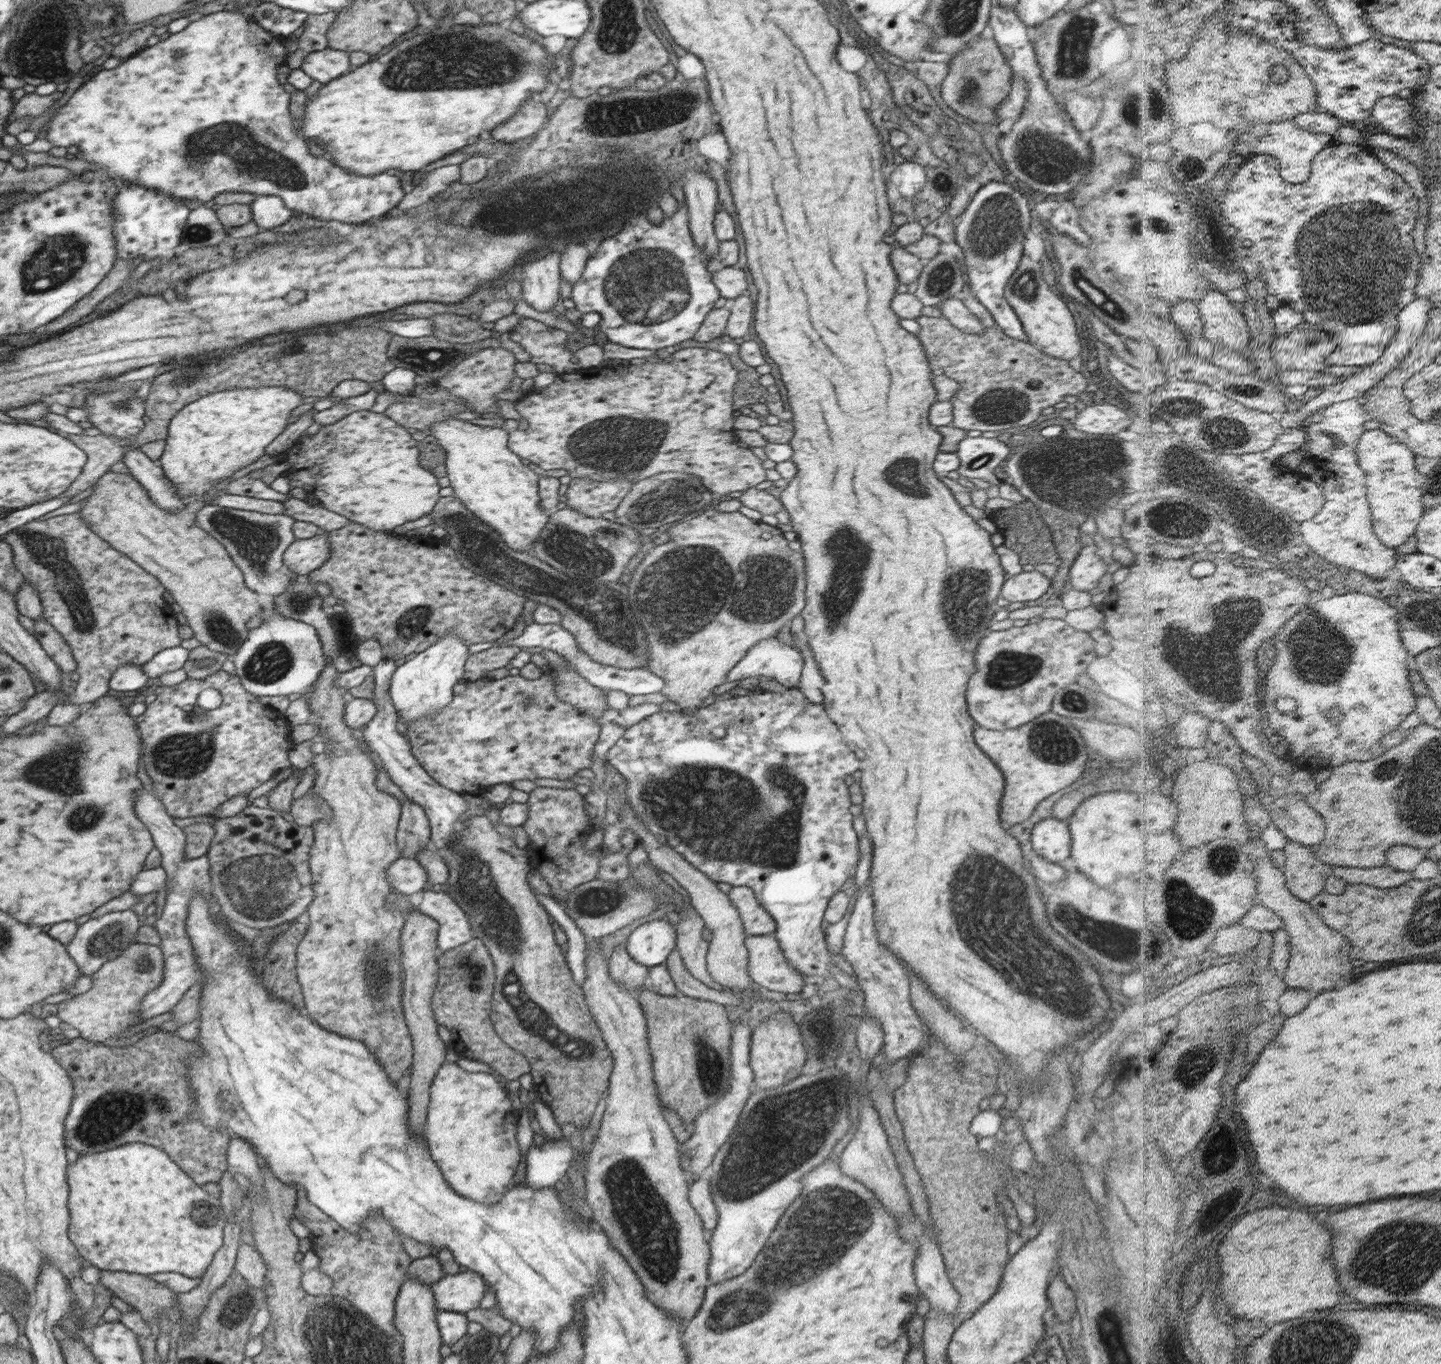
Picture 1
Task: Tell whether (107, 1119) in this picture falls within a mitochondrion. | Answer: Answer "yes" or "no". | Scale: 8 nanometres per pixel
yes

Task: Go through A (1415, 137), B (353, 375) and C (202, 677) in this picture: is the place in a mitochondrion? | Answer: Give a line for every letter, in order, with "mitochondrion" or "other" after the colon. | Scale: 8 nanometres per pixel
A: other
B: other
C: other

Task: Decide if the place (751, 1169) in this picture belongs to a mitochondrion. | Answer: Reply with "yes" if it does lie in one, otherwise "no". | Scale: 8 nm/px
yes

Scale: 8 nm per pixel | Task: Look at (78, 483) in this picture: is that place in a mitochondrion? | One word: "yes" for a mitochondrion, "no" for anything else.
no

